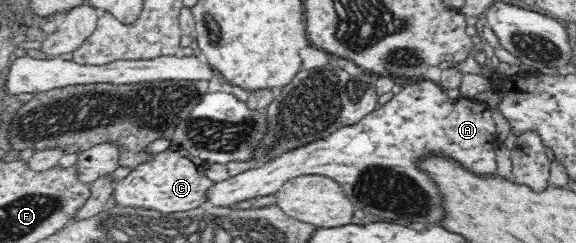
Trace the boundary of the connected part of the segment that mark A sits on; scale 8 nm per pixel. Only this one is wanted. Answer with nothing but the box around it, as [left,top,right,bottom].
[207,79,500,223]

